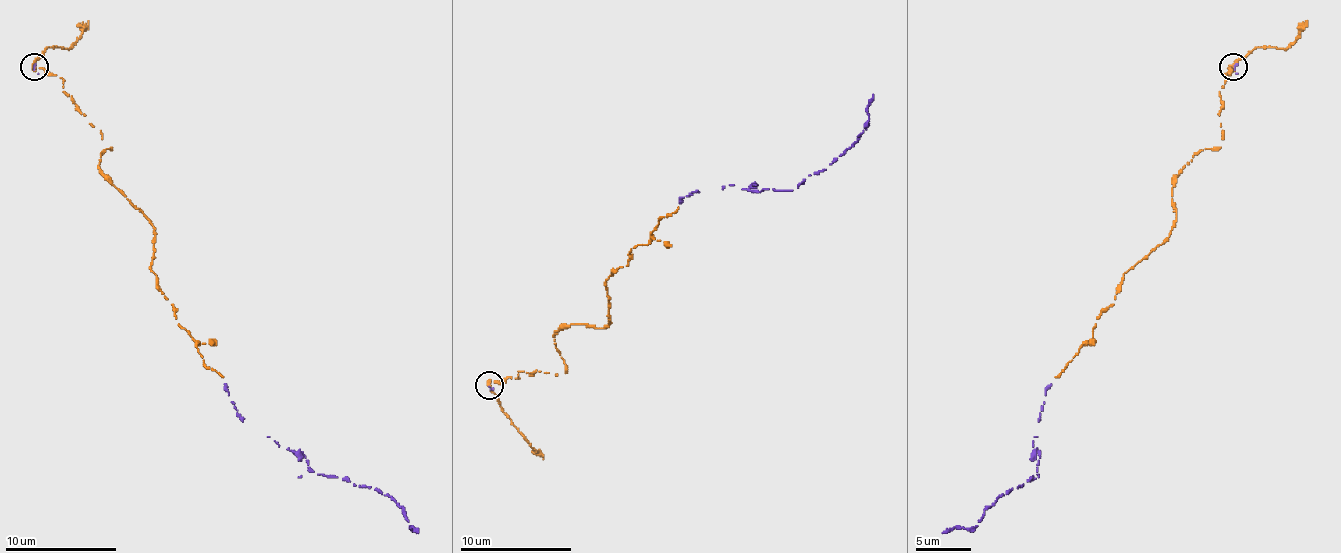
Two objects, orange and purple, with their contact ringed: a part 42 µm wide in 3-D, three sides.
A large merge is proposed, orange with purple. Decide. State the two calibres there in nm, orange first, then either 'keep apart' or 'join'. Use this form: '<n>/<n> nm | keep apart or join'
260/160 nm | join

